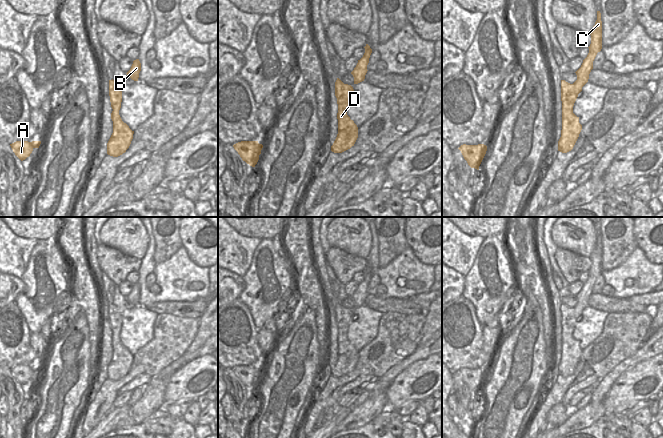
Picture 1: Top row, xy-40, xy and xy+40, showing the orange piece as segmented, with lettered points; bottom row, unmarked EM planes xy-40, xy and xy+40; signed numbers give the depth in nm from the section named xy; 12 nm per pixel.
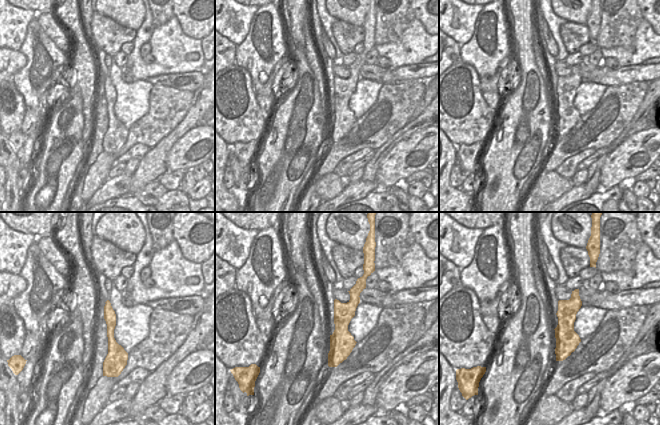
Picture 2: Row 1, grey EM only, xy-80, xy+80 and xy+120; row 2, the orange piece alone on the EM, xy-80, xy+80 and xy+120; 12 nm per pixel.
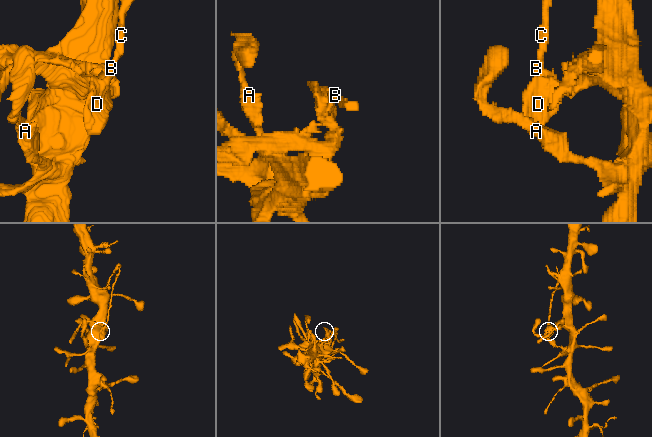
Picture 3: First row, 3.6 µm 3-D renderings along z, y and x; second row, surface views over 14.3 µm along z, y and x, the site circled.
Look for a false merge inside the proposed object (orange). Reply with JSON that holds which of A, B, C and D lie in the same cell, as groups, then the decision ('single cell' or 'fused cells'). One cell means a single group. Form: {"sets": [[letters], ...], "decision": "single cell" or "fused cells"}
{"sets": [["A", "D"], ["B", "C"]], "decision": "fused cells"}

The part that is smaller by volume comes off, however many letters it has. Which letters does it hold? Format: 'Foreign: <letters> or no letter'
Foreign: B, C

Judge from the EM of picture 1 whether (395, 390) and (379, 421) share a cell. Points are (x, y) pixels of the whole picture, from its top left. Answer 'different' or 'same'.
different

